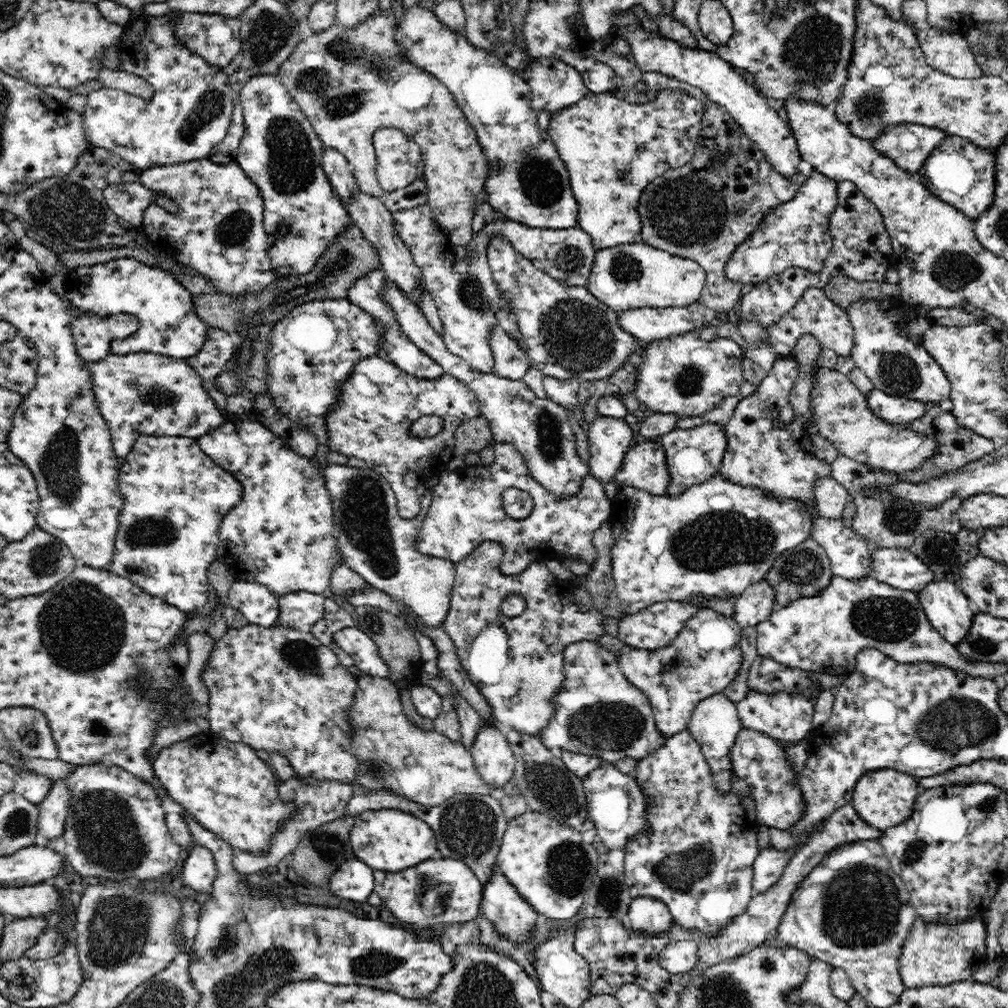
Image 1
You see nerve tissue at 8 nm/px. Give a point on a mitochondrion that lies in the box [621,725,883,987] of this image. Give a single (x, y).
(683, 870)

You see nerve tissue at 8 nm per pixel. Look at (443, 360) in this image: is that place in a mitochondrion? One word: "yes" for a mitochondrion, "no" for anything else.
no

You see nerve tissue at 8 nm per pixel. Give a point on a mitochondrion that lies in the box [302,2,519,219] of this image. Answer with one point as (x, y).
(345, 50)

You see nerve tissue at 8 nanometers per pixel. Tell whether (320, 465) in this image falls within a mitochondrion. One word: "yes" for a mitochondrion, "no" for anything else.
no

